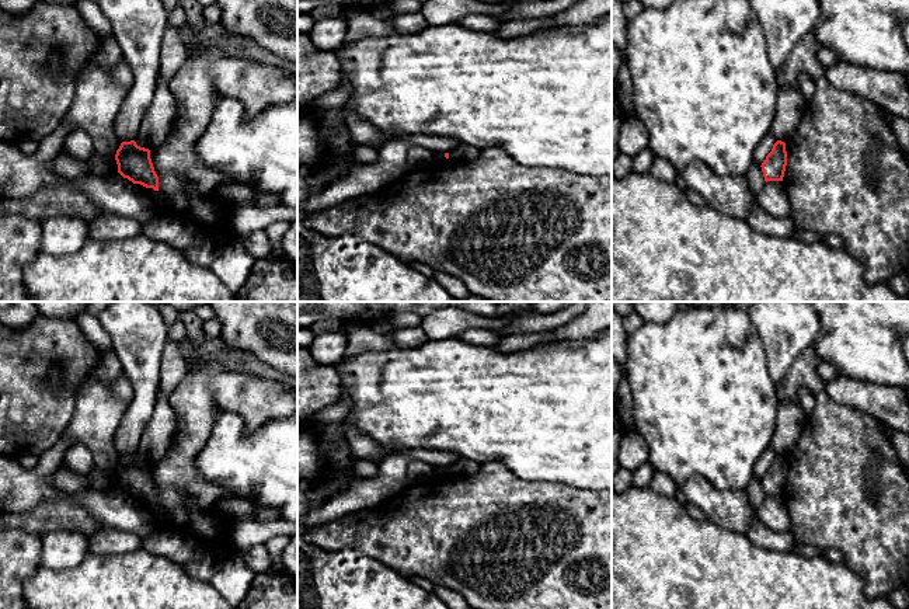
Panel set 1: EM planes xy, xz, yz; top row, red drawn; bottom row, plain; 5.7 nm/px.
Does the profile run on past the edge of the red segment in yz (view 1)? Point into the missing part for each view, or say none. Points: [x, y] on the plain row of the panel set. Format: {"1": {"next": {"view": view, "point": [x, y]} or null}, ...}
{"1": {"next": null}}

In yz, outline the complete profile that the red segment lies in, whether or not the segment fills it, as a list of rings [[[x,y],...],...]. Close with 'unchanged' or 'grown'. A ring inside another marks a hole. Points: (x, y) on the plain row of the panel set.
[[[777,455],[773,459],[772,466],[766,470],[766,474],[762,477],[762,486],[765,495],[783,495],[784,486],[787,480],[787,466],[786,457]]]; unchanged

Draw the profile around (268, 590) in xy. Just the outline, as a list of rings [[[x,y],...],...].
[[[260,573],[236,609],[297,609],[297,578]]]

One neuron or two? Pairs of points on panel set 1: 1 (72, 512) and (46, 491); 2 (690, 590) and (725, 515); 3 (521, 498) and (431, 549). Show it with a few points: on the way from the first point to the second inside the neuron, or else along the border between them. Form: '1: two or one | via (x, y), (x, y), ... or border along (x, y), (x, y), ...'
1: two | border along (66, 494), (39, 501), (25, 511)
2: two | border along (706, 518), (723, 528), (745, 535)
3: one | via (498, 510), (463, 532), (452, 532)

